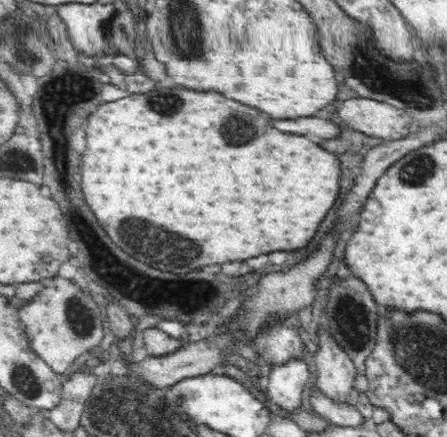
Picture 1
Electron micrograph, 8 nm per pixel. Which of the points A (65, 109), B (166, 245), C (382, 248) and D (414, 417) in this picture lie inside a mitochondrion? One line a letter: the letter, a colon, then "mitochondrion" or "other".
A: mitochondrion
B: mitochondrion
C: other
D: other

